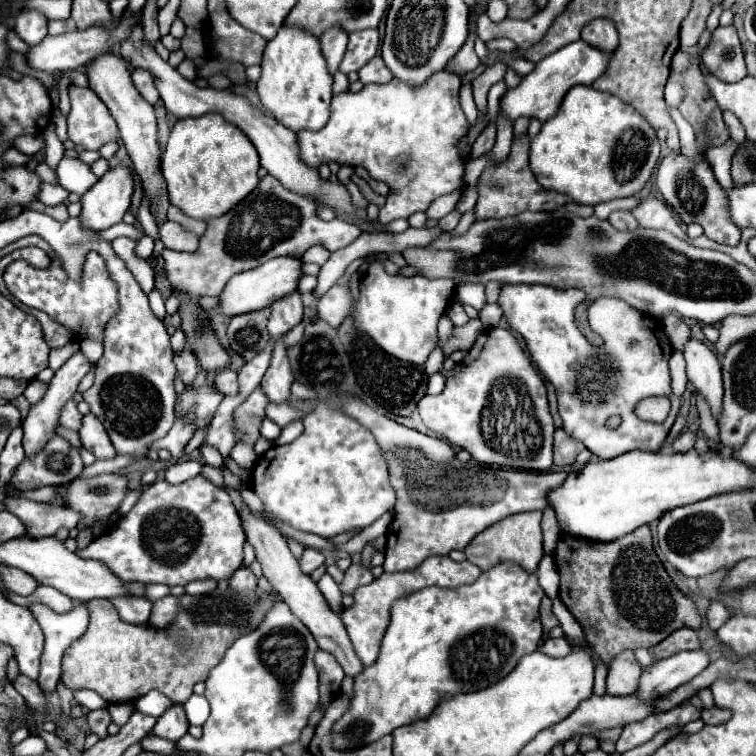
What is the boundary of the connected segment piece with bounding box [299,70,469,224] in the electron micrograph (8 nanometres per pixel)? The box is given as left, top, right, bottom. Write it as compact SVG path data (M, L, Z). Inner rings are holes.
M441 70L431 76L423 86L409 86L397 78L389 84L365 86L361 92L343 92L331 100L331 118L325 128L311 132L299 132L301 160L311 168L319 168L321 162L339 162L347 166L363 166L375 180L383 180L391 190L385 206L379 210L379 222L389 224L397 218L407 218L417 210L427 210L429 204L445 194L451 194L463 184L465 166L461 162L457 142L469 130L469 122L459 106L459 84L461 80Z

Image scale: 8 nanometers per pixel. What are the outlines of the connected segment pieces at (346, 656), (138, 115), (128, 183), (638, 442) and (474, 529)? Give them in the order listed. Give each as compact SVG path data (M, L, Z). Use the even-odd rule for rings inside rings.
M243 506L243 510L241 510L241 522L243 522L243 528L245 528L247 542L255 548L257 560L263 566L263 576L283 596L283 602L291 608L291 612L309 628L309 632L317 640L319 648L325 650L325 652L329 652L329 654L333 654L335 660L341 664L341 668L345 670L347 676L355 678L359 672L363 672L363 664L355 656L353 644L351 644L351 640L347 636L347 630L345 630L343 622L329 608L329 604L325 602L325 598L319 592L317 584L307 574L301 572L301 568L297 564L297 558L291 554L291 550L287 546L287 540L281 536L281 532L275 526L271 526L267 520L261 520L249 506Z
M103 54L99 58L95 58L89 64L89 72L87 72L89 80L91 80L91 88L93 92L97 92L97 96L105 102L105 106L109 108L111 116L115 118L123 144L131 156L131 162L135 166L137 176L141 178L141 186L143 192L147 196L149 208L155 208L157 218L165 218L167 216L167 208L169 198L167 198L167 184L165 178L161 174L161 146L157 140L157 122L155 122L155 108L151 104L147 104L147 100L143 100L143 96L137 92L137 88L131 84L131 76L127 70L127 64L121 56L115 54Z
M115 166L107 170L97 184L81 198L81 226L91 230L107 230L123 220L123 214L131 206L133 174L127 166Z
M541 284L503 286L499 292L499 306L511 330L525 340L535 366L555 386L563 430L571 438L583 442L585 448L599 458L615 458L629 450L657 452L681 408L679 396L671 390L667 360L673 348L663 332L663 324L661 320L631 308L625 300L599 298L589 304L589 324L603 338L603 344L593 346L573 322L575 306L583 300L583 290L557 290ZM593 374L615 374L607 384L643 384L651 388L611 388L605 384L605 398L597 402L597 392L591 390ZM649 396L665 396L671 400L671 412L665 422L655 424L635 416L637 402Z
M359 398L335 400L335 404L371 428L389 464L391 486L397 492L397 514L385 534L385 572L415 570L429 556L447 556L451 550L463 550L479 532L505 516L545 510L549 506L549 492L569 476L569 472L505 470L477 462L469 462L461 468L445 440L401 426Z

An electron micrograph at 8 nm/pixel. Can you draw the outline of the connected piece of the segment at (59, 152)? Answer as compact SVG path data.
M51 124L45 132L43 132L43 138L45 138L45 144L47 144L47 152L45 152L45 162L47 164L51 164L53 168L59 164L59 160L63 158L63 144L61 144L61 140L57 138L57 134L55 134L55 126Z

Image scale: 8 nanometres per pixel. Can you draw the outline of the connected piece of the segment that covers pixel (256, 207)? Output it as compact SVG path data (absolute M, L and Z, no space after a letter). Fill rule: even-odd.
M265 176L259 186L229 210L221 218L207 220L207 232L201 236L201 246L197 252L175 252L163 250L167 278L179 292L189 292L193 296L219 296L227 280L239 272L253 270L263 262L277 256L301 256L315 244L325 246L335 252L349 246L361 234L349 222L339 220L339 224L327 224L317 218L317 208L307 196L289 192L273 176ZM237 216L241 220L241 232L237 232Z

